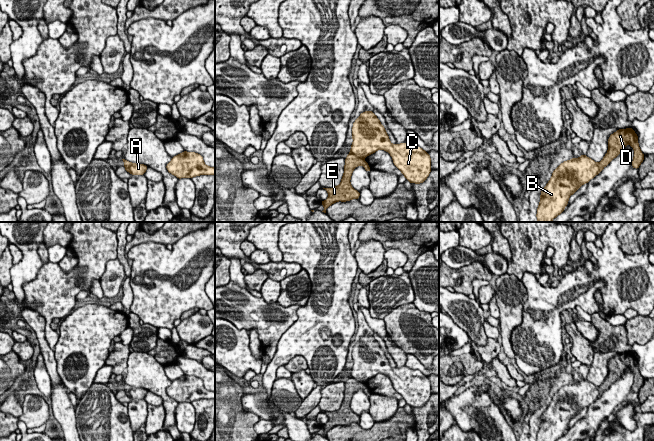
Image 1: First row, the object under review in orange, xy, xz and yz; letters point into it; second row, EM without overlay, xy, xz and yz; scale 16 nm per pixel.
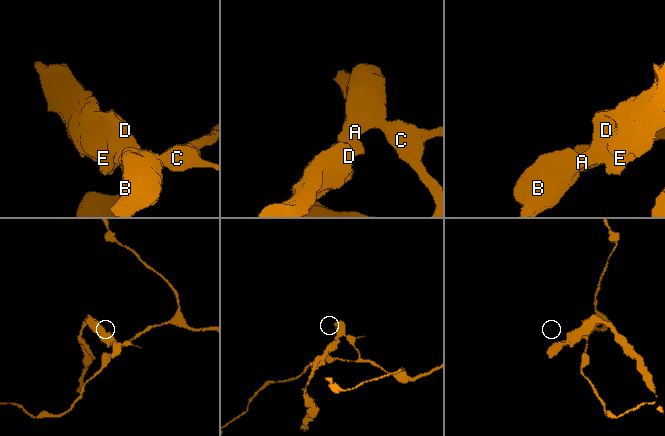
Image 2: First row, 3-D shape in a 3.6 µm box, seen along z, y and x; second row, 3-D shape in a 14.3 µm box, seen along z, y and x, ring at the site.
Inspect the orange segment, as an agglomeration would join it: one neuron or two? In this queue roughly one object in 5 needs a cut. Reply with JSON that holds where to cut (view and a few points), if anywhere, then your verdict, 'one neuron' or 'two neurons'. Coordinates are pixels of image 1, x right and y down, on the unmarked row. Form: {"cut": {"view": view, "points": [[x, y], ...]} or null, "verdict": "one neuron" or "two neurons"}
{"cut": {"view": "yz", "points": [[596, 387], [598, 397]]}, "verdict": "two neurons"}

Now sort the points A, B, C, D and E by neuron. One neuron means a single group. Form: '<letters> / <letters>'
A B C / D E

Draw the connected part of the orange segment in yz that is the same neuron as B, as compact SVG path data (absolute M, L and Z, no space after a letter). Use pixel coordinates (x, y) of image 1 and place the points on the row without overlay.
M581 379L561 387L541 415L536 441L557 441L568 429L569 421L599 396L597 387Z

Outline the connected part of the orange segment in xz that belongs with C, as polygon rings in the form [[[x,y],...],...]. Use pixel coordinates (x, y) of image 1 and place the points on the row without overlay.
[[[365,335],[355,344],[352,351],[353,367],[350,377],[365,382],[377,374],[387,375],[394,389],[410,407],[423,407],[431,396],[431,382],[419,370],[404,366],[392,368],[385,351],[373,335]]]

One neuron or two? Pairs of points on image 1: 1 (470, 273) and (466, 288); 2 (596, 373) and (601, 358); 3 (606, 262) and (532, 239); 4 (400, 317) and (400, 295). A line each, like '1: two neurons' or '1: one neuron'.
1: one neuron
2: one neuron
3: two neurons
4: two neurons

